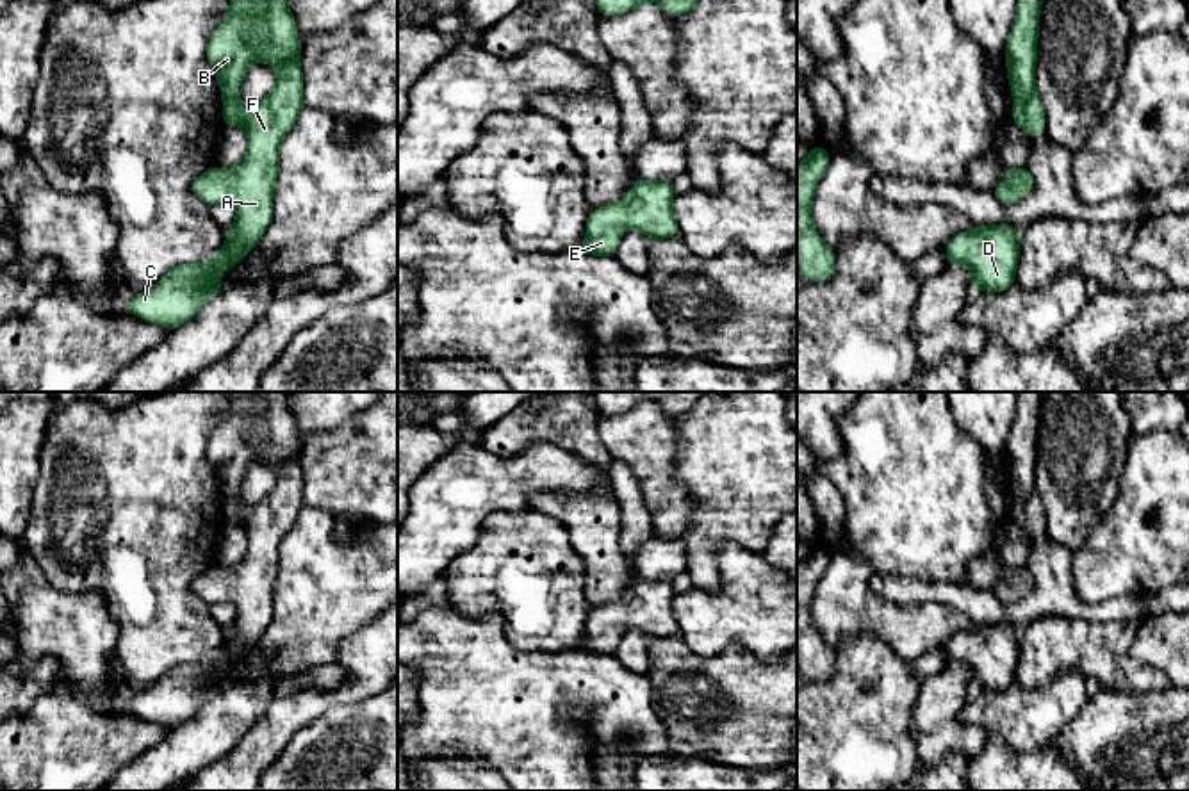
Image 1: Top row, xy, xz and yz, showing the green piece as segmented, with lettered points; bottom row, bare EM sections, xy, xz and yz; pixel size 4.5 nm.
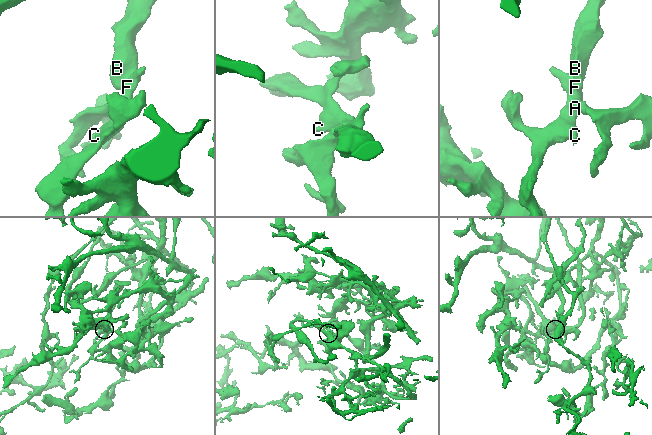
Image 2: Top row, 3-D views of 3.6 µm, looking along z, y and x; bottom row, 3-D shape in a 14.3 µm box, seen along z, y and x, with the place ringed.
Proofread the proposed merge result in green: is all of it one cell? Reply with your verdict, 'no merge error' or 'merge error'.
no merge error

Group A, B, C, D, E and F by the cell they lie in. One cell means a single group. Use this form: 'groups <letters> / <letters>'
groups A B C D E F

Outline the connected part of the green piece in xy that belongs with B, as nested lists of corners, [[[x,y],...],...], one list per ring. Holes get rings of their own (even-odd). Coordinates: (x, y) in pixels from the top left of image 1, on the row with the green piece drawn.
[[[232,0],[226,20],[219,23],[219,27],[212,32],[209,48],[207,48],[207,61],[212,66],[212,71],[217,78],[219,91],[223,94],[223,123],[230,126],[239,126],[248,137],[248,150],[241,162],[228,167],[226,171],[217,167],[216,164],[210,166],[201,176],[198,176],[191,189],[193,192],[205,201],[209,207],[216,203],[230,201],[235,210],[235,221],[226,233],[226,241],[219,253],[205,262],[198,264],[180,264],[168,271],[152,289],[146,292],[135,294],[134,299],[128,303],[128,312],[134,315],[143,317],[150,324],[162,322],[166,331],[178,328],[180,324],[191,321],[196,312],[205,306],[216,294],[223,290],[219,273],[223,269],[230,269],[239,264],[253,248],[257,248],[262,233],[269,226],[273,219],[273,189],[276,176],[280,173],[280,144],[283,137],[294,126],[298,114],[301,112],[303,105],[303,75],[299,66],[303,43],[298,37],[298,29],[294,16],[289,11],[289,0]],[[253,62],[269,62],[276,68],[276,82],[271,93],[266,96],[262,103],[257,105],[244,105],[239,98],[239,87],[246,75],[246,69]]]

